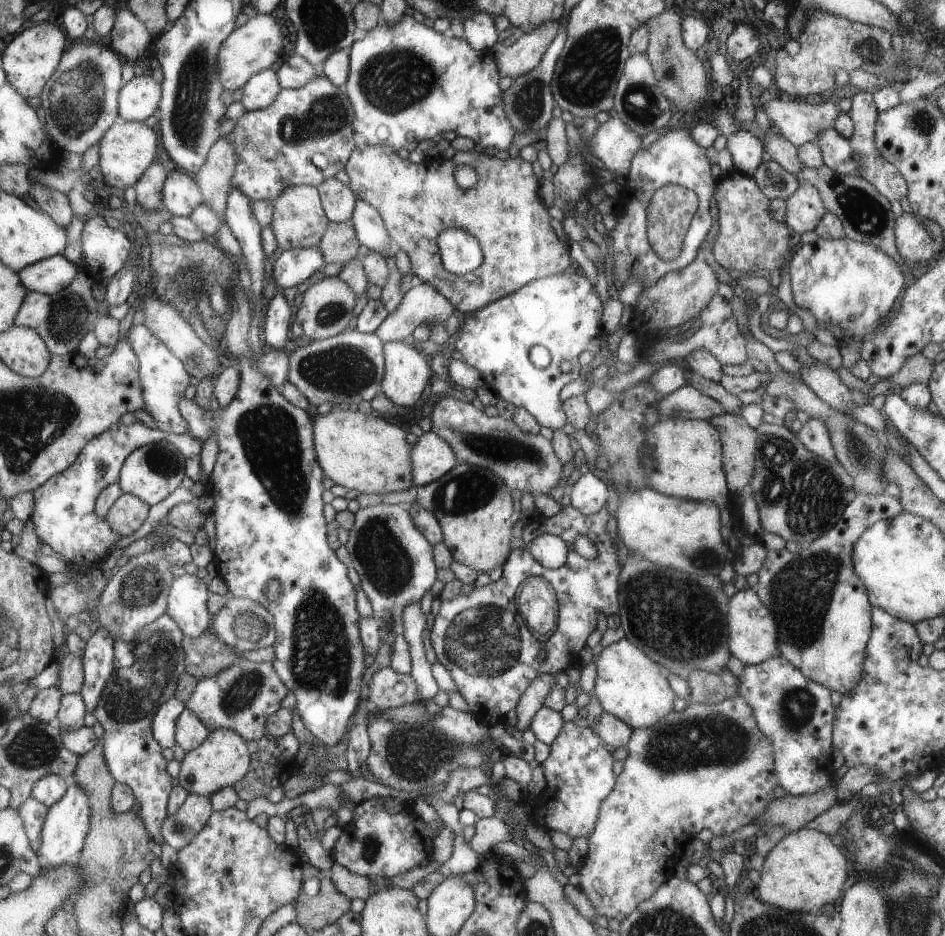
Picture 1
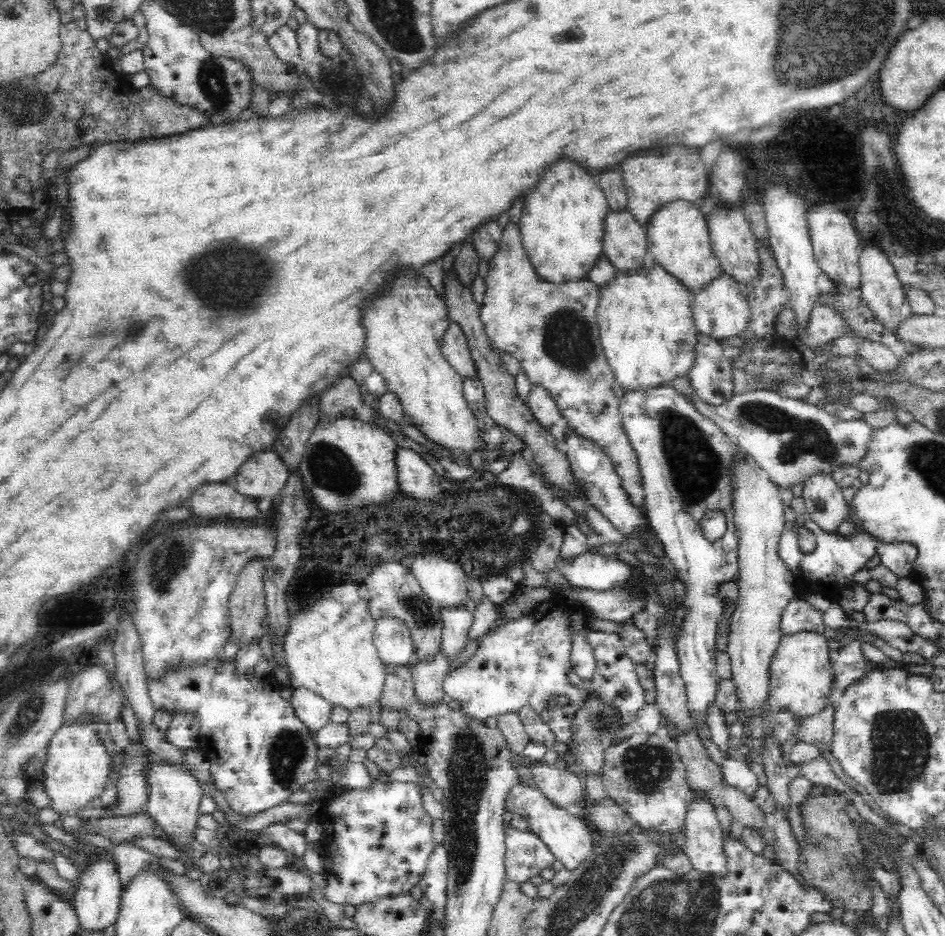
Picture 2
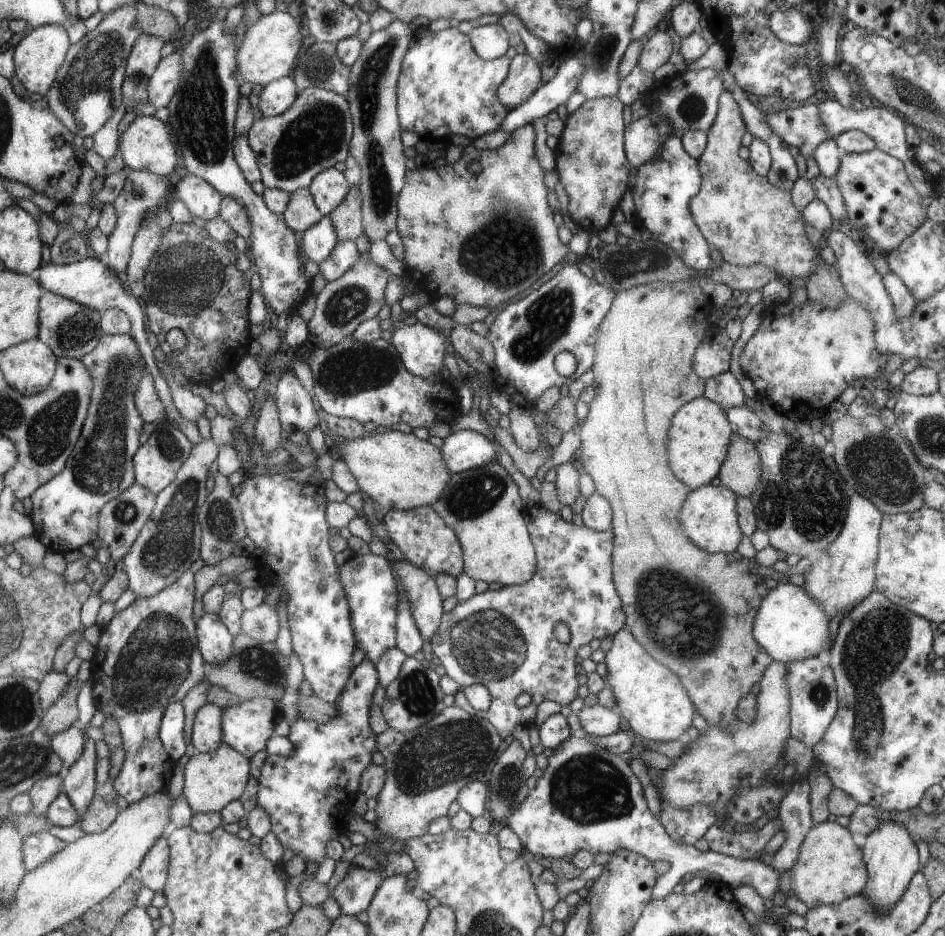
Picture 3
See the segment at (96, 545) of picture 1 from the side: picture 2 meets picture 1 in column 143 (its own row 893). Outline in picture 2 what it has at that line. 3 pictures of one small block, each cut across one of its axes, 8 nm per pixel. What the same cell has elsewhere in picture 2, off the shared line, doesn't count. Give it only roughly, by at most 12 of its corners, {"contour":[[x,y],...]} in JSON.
{"contour":[[437,844],[429,857],[420,887],[436,906],[445,914],[448,851]]}

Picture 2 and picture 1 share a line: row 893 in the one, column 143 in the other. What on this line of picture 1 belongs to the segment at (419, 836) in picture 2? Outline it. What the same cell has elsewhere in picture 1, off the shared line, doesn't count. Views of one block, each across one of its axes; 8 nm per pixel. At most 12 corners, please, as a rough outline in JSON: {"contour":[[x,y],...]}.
{"contour":[[145,325],[128,341],[138,358],[143,408],[167,434],[187,433],[178,401],[183,362]]}

